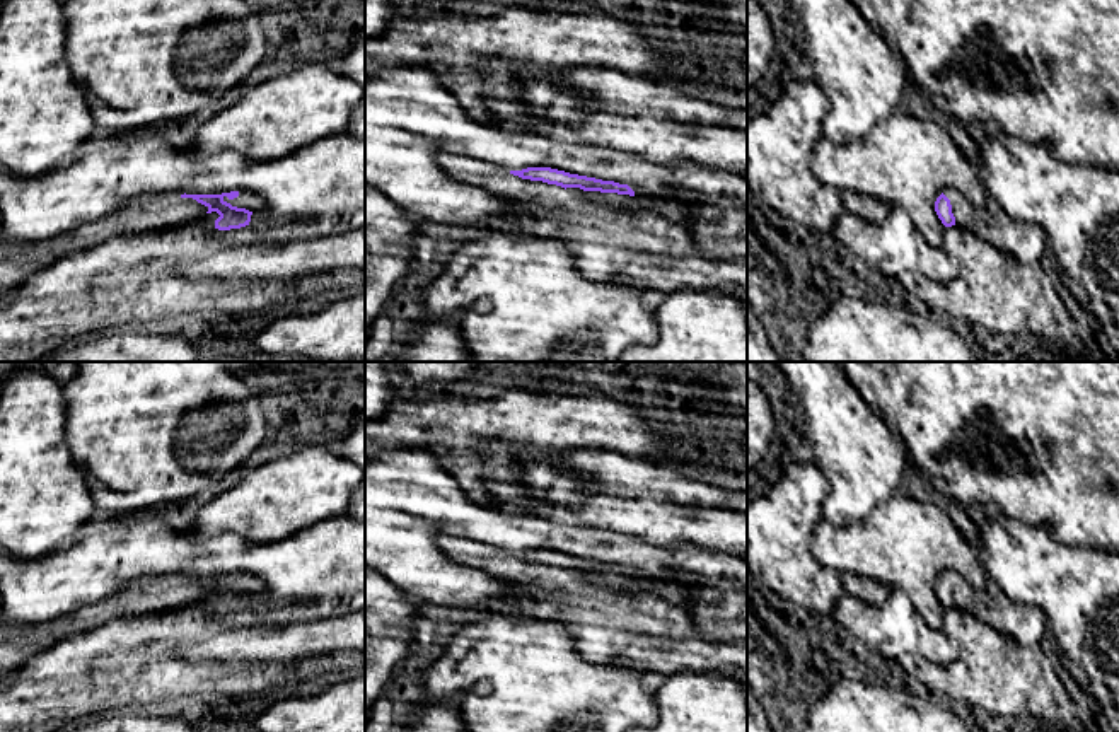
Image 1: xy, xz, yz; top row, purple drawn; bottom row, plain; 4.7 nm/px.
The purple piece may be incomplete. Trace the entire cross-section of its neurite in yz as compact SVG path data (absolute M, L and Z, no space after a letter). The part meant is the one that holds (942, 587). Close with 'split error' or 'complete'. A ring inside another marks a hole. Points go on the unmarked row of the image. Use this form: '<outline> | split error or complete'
M948 572L936 580L935 594L945 609L971 613L1029 648L1039 648L1047 630L1039 607L1010 601L993 580L976 590L959 573Z | split error

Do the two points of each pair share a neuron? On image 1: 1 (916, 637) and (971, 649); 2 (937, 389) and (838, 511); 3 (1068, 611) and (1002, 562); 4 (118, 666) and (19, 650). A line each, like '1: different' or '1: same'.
1: different
2: different
3: same
4: different

